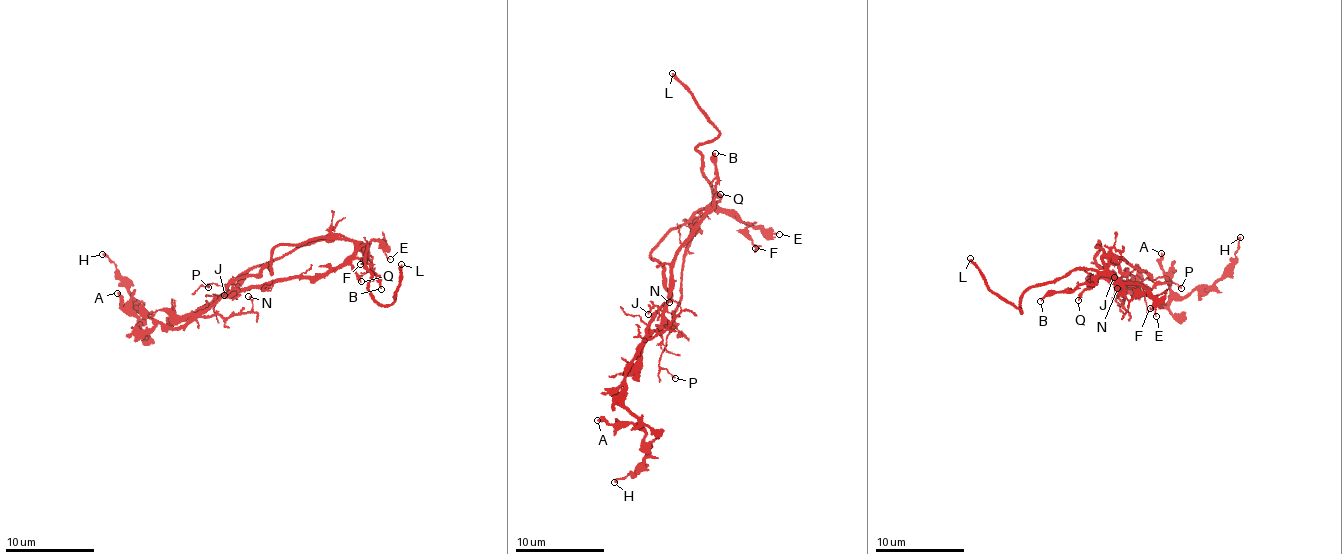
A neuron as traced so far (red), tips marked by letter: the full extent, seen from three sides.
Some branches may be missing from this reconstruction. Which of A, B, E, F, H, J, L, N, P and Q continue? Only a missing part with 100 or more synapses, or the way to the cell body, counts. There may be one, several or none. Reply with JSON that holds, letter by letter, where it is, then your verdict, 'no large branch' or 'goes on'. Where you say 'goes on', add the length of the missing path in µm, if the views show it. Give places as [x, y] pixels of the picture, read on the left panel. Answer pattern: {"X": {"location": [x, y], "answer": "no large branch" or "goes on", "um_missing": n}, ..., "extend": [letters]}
{"A": {"location": [117, 293], "answer": "no large branch"}, "B": {"location": [381, 289], "answer": "no large branch"}, "E": {"location": [390, 259], "answer": "no large branch"}, "F": {"location": [360, 264], "answer": "no large branch"}, "H": {"location": [102, 254], "answer": "no large branch"}, "J": {"location": [224, 295], "answer": "no large branch"}, "L": {"location": [401, 264], "answer": "goes on", "um_missing": 35}, "N": {"location": [248, 296], "answer": "no large branch"}, "P": {"location": [208, 287], "answer": "no large branch"}, "Q": {"location": [361, 281], "answer": "no large branch"}, "extend": ["L"]}

